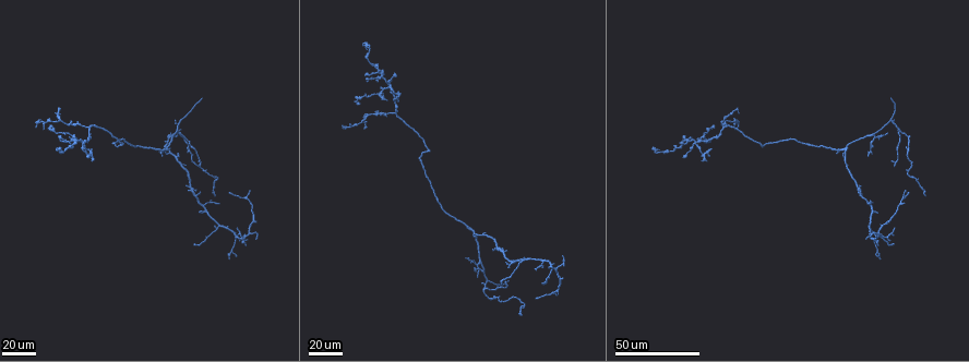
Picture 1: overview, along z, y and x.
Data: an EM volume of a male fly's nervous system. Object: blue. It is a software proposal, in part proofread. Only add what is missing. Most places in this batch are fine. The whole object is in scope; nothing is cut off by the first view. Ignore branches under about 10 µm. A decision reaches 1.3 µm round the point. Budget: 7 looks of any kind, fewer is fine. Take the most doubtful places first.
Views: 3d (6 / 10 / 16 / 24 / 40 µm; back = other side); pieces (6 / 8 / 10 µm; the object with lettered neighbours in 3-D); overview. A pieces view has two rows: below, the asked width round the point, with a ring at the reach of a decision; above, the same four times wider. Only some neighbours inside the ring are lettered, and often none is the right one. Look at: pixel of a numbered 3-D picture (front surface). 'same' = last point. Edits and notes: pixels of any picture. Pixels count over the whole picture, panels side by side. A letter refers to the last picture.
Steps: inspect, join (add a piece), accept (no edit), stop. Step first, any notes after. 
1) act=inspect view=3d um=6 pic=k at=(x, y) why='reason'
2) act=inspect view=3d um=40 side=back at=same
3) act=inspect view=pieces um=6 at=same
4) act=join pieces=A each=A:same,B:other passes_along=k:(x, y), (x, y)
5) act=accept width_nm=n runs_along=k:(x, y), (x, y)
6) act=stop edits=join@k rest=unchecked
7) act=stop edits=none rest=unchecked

act=inspect view=3d um=24 pic=1 at=(499, 284) why='an open end'

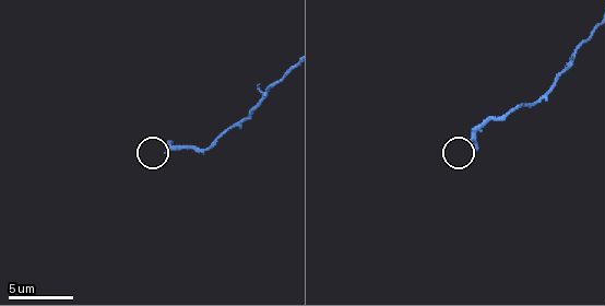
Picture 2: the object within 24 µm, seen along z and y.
act=inspect view=pieces um=10 pic=2 at=(474, 148) why='what lies round it'

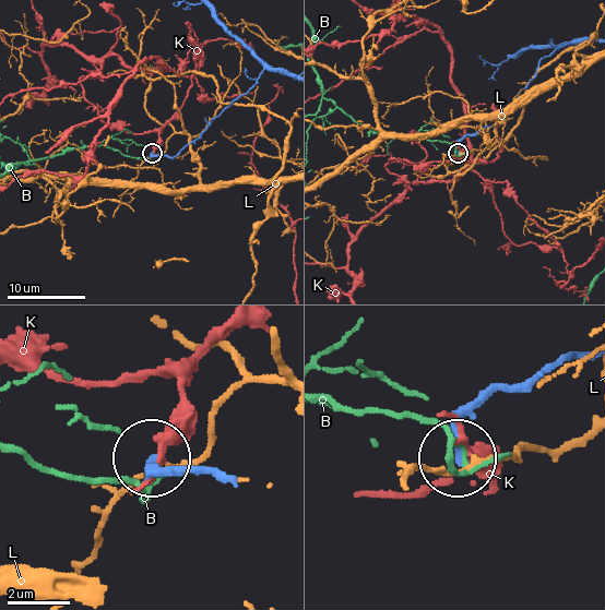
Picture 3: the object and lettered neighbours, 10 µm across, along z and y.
act=accept width_nm=280 each=B:other,K:other,L:other runs_along=3:(241, 95), (174, 156), (151, 152) found='none of them fits'

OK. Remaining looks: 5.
act=inspect view=3d um=24 pic=1 at=(229, 193) why='long arm stops here'

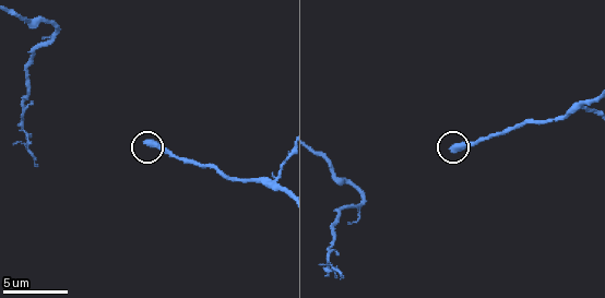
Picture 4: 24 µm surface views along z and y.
act=inspect view=pieces um=10 pic=4 at=(148, 143)

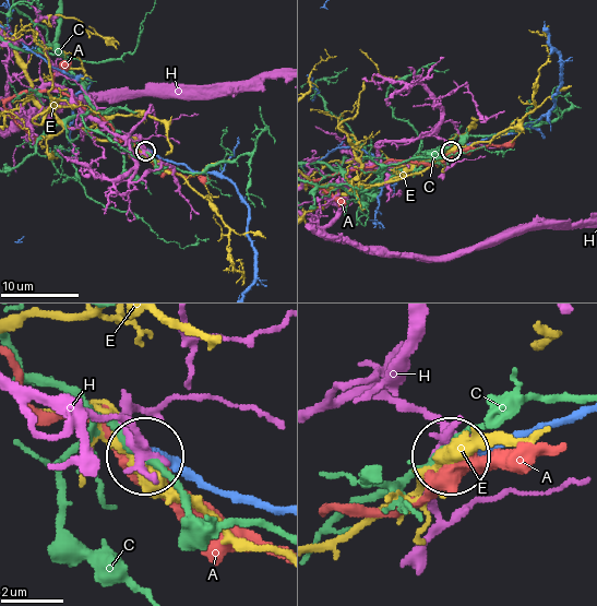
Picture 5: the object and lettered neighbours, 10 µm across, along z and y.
act=accept width_nm=390 each=A:other,C:other,E:other,H:other found='no lettered piece goes on from it'

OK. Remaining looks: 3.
act=inspect view=3d um=24 pic=1 at=(185, 185) why='free end'

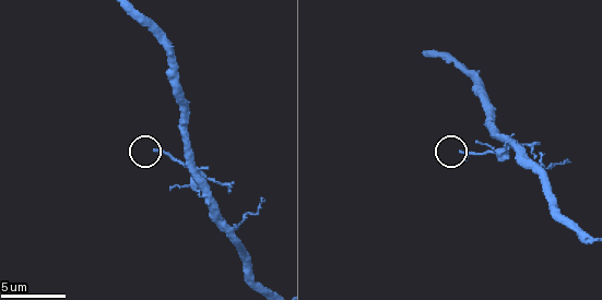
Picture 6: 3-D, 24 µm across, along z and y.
act=inspect view=3d um=10 pic=6 at=(153, 148) why='zoom in'

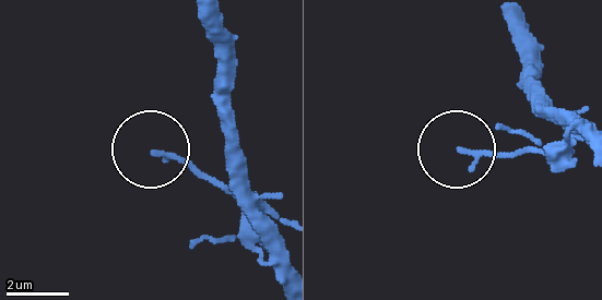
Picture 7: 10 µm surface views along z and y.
act=inspect view=pieces um=10 pic=7 at=(154, 151)

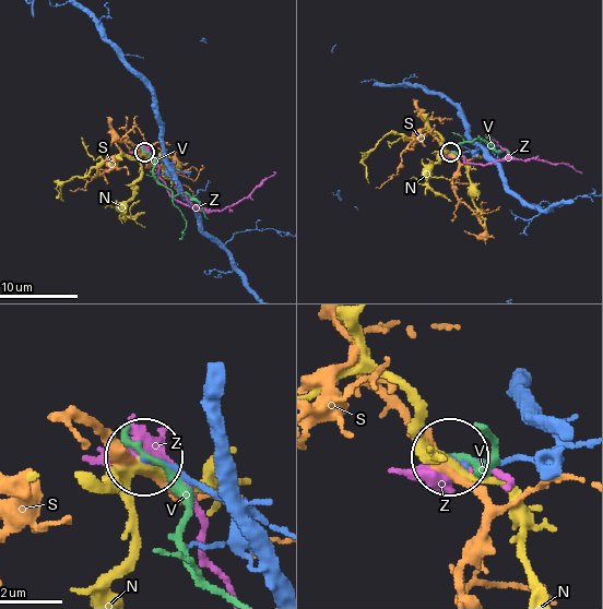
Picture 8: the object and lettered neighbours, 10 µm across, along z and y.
act=accept each=N:other,S:other,V:other,Z:other found='none of them fits'

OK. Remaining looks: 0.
act=stop edits=none rest=unchecked

